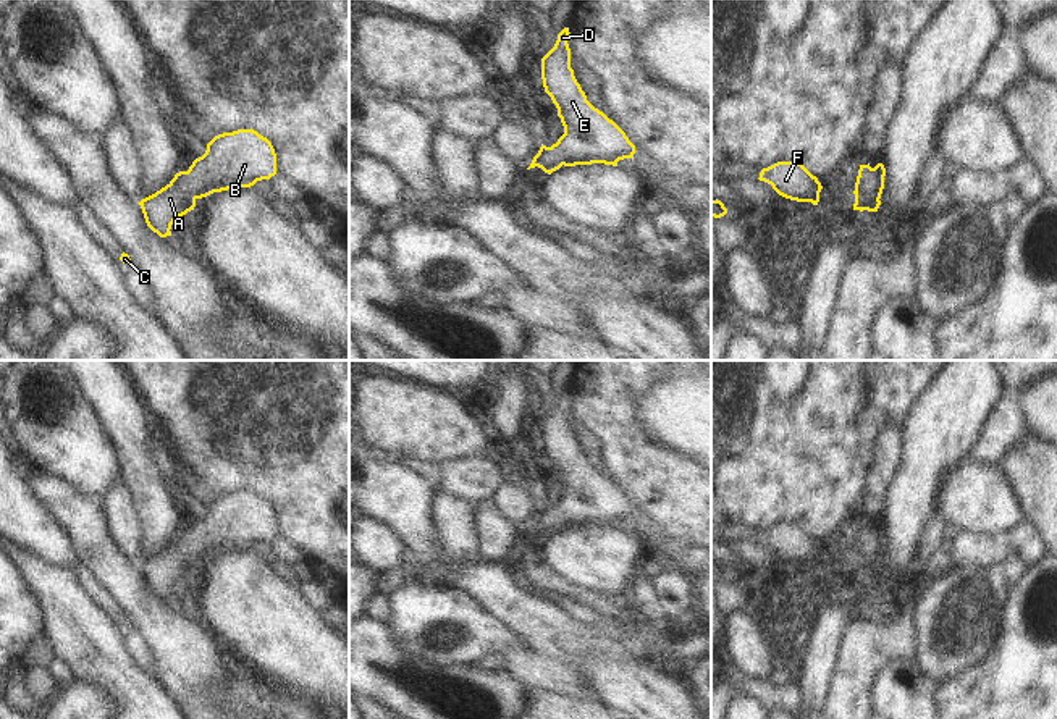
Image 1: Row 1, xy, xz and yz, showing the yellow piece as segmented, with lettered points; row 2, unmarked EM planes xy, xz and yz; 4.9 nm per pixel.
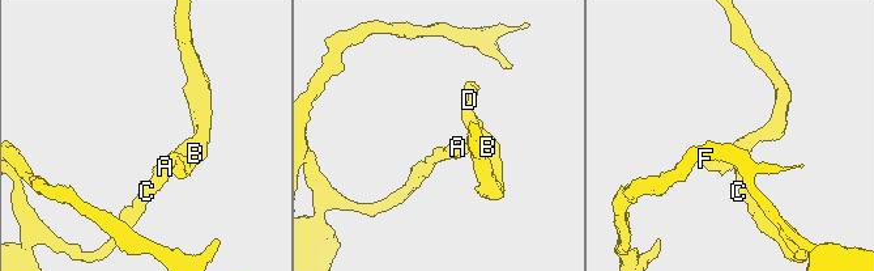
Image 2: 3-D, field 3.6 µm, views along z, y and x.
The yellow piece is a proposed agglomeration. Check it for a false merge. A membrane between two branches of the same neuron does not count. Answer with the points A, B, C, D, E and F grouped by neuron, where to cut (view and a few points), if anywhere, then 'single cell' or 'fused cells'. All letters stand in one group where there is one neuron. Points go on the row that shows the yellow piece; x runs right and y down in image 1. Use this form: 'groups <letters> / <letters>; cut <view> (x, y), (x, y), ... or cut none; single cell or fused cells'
groups A B C D E F; cut none; single cell

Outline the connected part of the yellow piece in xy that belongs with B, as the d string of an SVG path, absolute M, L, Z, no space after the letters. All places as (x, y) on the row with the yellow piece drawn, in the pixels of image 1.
M254 129L215 136L187 171L179 171L155 194L139 202L147 226L160 238L171 236L178 217L194 210L196 200L213 192L251 187L276 174L272 142Z

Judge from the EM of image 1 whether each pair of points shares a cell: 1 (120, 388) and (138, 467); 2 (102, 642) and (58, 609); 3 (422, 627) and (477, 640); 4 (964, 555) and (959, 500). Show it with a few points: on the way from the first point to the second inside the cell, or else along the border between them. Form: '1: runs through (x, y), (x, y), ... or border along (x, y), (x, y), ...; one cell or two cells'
1: runs through (120, 407), (131, 448); one cell
2: runs through (91, 642), (70, 621); one cell
3: runs through (435, 622), (446, 621), (464, 627); one cell
4: border along (960, 532), (986, 532), (989, 535); two cells

